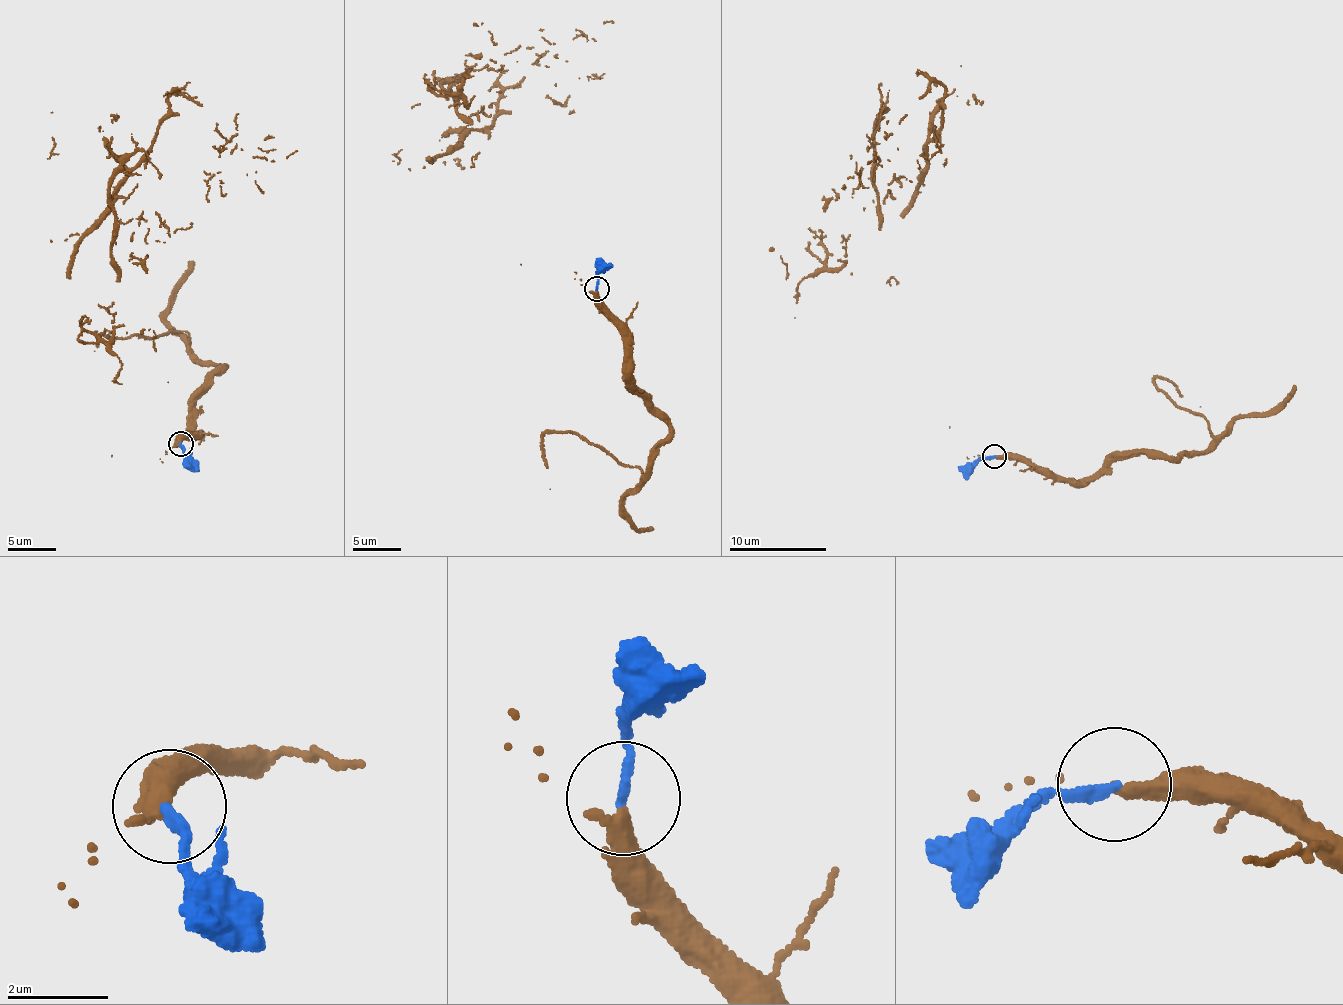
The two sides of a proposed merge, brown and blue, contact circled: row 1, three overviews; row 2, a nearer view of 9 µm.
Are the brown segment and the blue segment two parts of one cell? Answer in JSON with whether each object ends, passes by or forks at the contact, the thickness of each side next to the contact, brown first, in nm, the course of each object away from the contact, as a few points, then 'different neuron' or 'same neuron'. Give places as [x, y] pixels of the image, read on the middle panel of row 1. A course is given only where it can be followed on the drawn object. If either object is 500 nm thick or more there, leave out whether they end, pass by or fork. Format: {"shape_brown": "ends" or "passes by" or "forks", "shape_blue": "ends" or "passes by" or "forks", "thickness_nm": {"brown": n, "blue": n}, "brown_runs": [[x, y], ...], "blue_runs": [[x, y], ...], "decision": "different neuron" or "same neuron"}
{"shape_brown": "ends", "shape_blue": "ends", "thickness_nm": {"brown": 380, "blue": 200}, "brown_runs": [[598, 290], [520, 264], [429, 157], [493, 124], [524, 80], [564, 104], [572, 38], [614, 23]], "blue_runs": [[597, 289], [598, 270], [610, 262]], "decision": "different neuron"}

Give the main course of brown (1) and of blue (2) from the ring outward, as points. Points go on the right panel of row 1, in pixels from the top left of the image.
1: (995, 458), (966, 458), (949, 428), (903, 218), (940, 124), (941, 84), (922, 98), (940, 149), (875, 162)
2: (995, 455), (974, 461), (964, 477)

